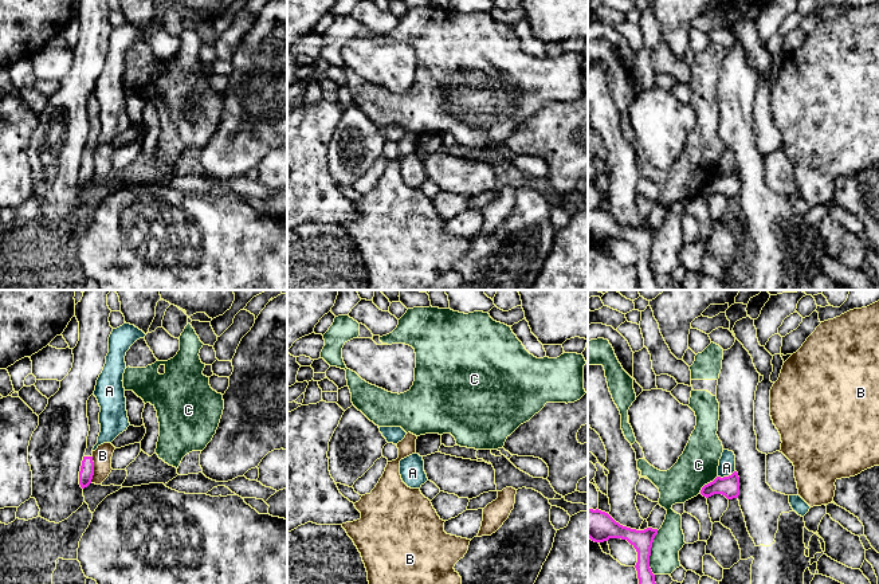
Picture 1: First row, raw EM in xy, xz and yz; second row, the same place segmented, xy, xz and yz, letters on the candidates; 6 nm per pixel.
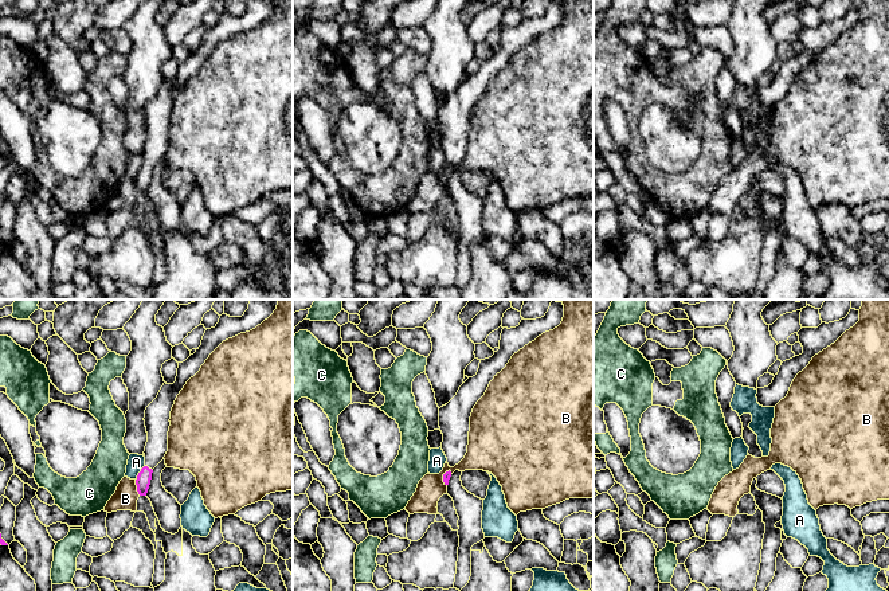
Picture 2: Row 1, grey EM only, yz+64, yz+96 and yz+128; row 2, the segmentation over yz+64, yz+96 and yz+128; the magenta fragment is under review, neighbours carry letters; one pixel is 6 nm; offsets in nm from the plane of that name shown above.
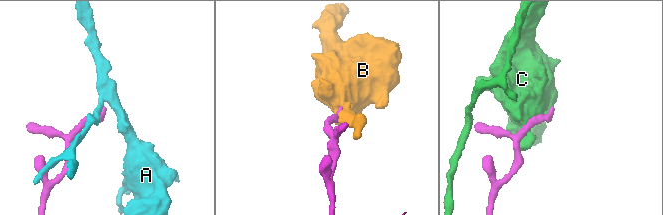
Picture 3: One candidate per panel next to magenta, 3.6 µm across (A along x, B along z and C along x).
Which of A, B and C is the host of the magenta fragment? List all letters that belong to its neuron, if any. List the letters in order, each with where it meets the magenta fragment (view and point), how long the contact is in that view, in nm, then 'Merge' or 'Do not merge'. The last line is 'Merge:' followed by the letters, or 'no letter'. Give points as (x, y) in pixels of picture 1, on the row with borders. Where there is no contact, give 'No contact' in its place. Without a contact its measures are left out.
A: Touches magenta at yz (726, 477). Shared border 110 nm. Do not merge
B: Touches magenta at xy (93, 469). Shared border 170 nm. Do not merge
C: Touches magenta at yz (650, 553). Shared border 280 nm. Do not merge
Merge: no letter

